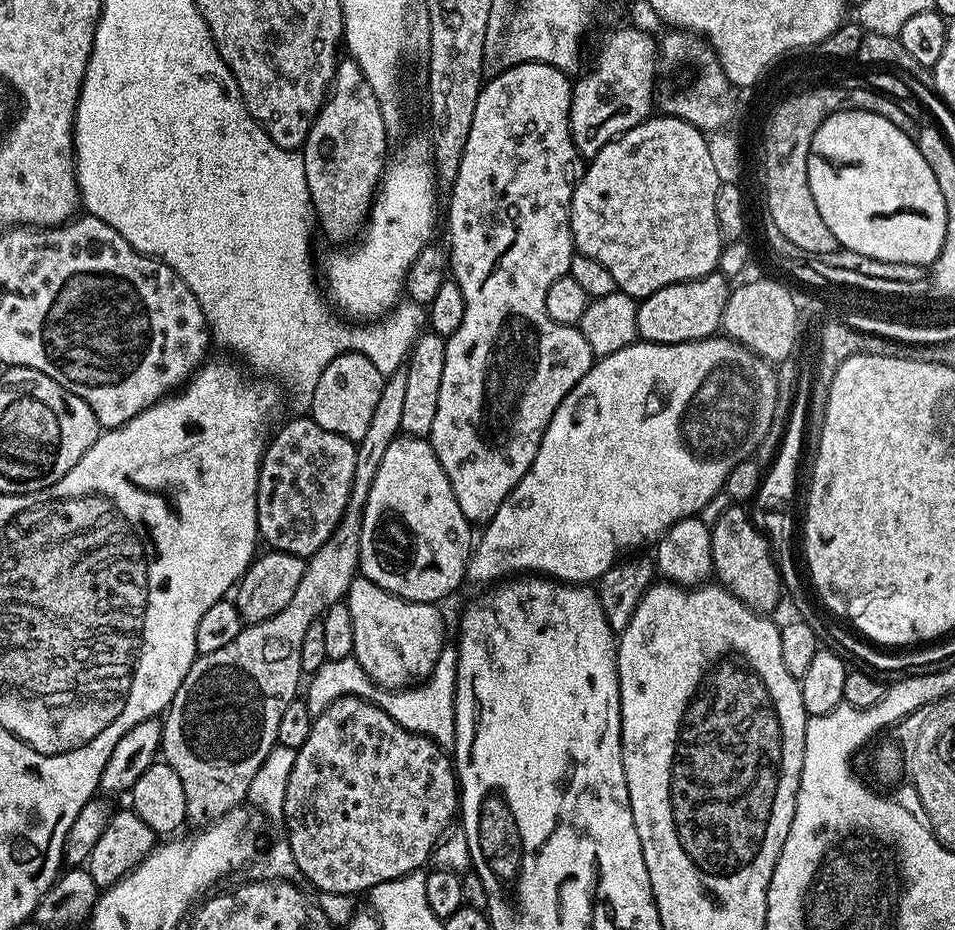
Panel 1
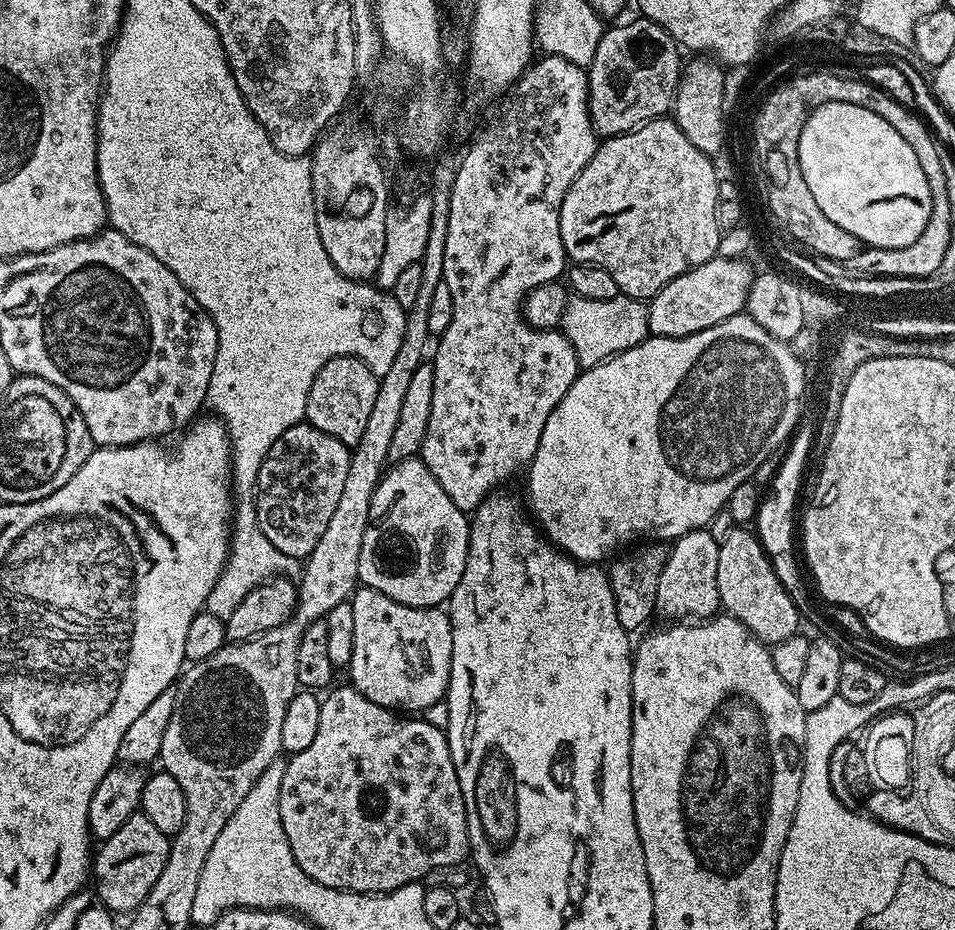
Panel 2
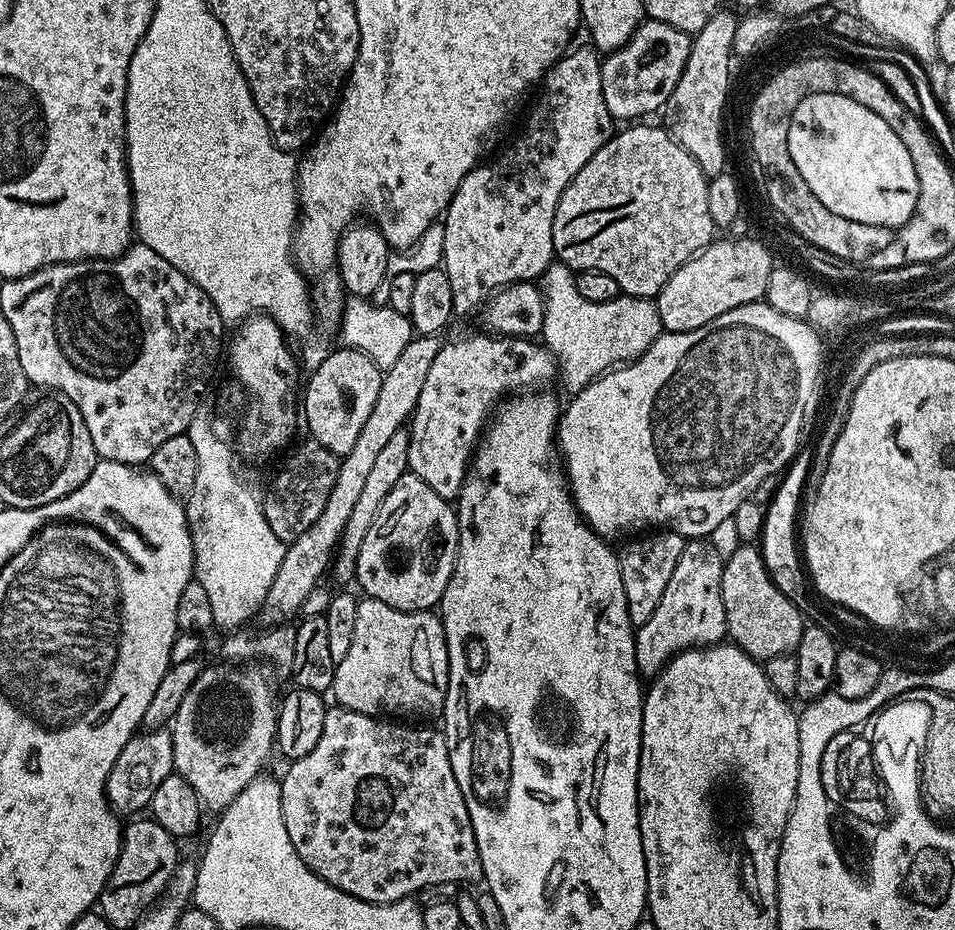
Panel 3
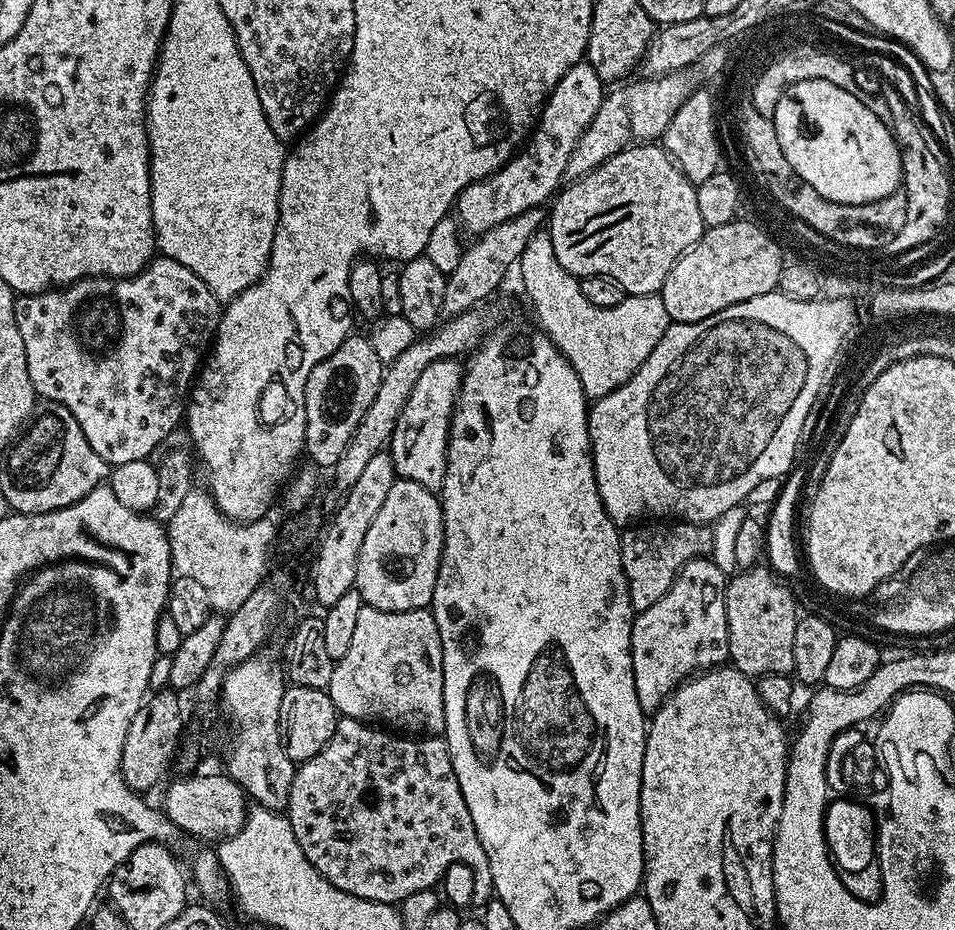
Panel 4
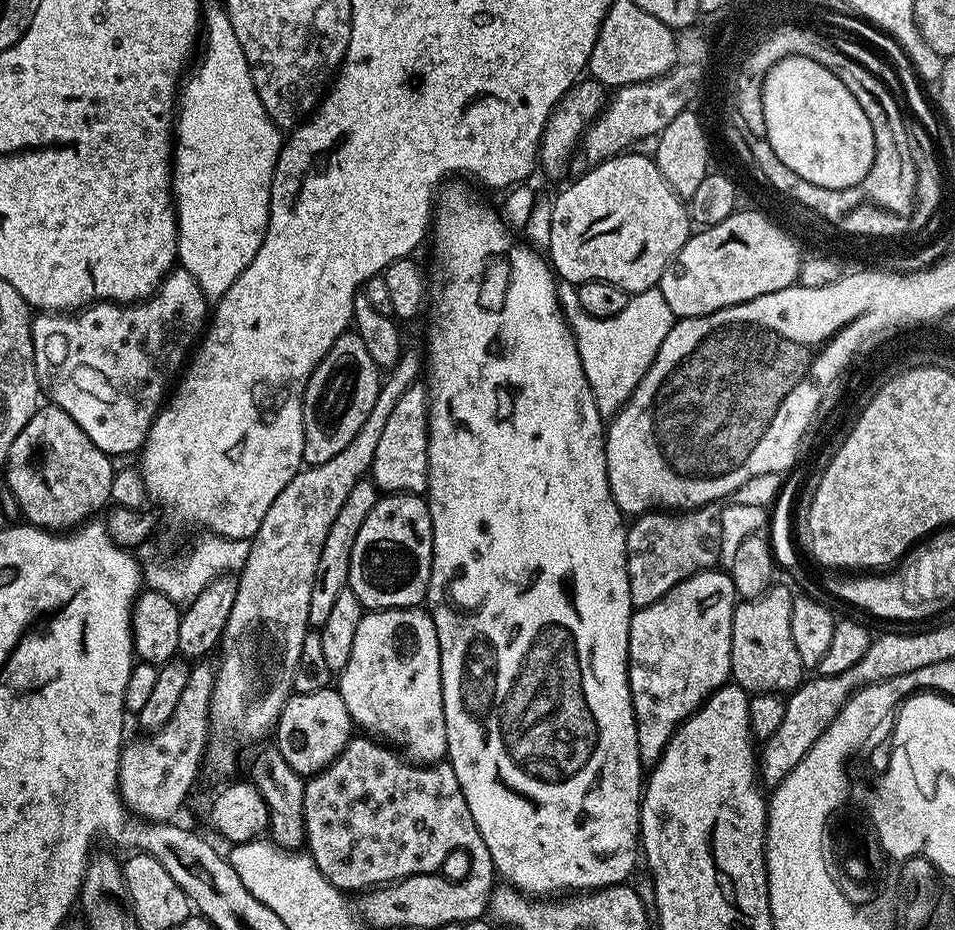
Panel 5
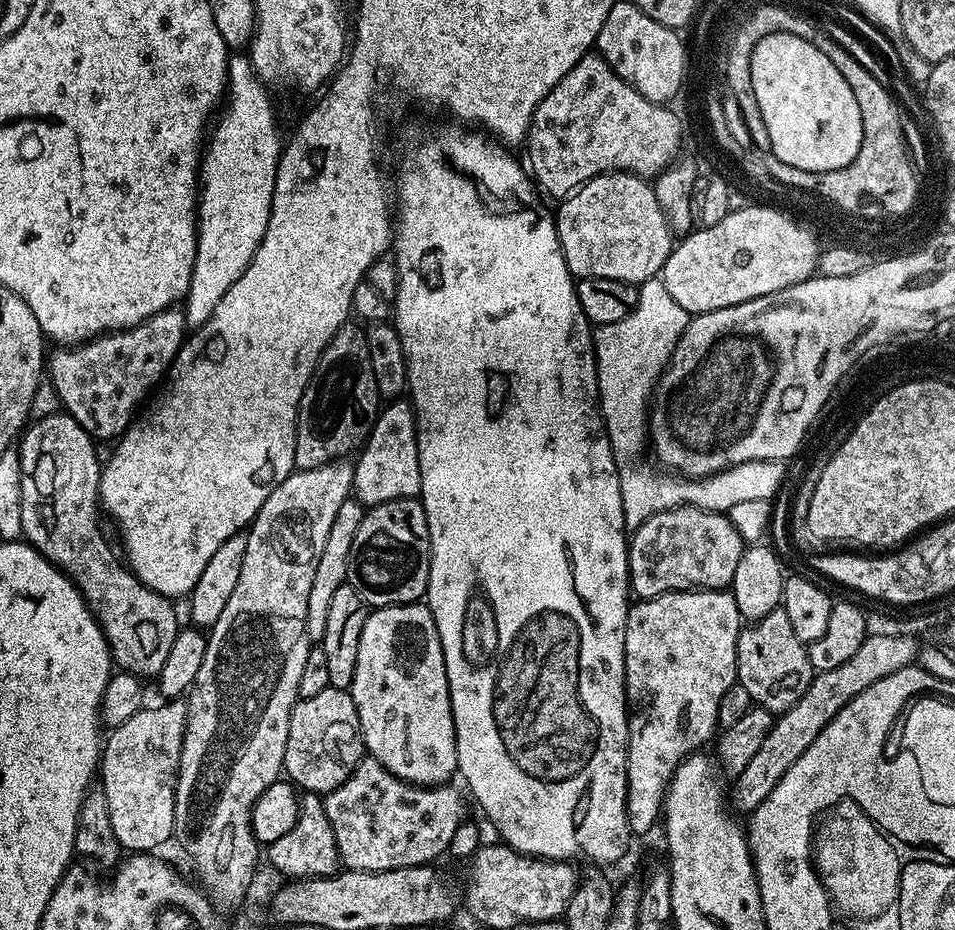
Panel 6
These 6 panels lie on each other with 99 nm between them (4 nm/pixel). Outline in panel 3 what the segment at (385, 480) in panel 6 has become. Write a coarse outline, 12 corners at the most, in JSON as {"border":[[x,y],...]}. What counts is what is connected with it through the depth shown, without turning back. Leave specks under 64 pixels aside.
{"border":[[528,338],[441,343],[410,418],[408,471],[455,501],[506,394],[556,357]]}

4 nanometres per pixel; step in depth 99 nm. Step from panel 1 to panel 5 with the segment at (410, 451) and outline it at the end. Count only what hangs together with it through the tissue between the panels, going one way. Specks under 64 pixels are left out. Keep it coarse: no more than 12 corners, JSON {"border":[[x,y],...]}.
{"border":[[384,494],[350,554],[368,610],[425,603],[432,523],[420,494]]}

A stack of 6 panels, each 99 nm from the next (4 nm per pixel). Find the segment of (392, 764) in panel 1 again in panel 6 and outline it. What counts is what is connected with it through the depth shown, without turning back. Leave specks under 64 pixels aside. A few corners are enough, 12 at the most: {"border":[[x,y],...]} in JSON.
{"border":[[371,758],[323,802],[341,865],[431,865],[466,820],[452,786]]}

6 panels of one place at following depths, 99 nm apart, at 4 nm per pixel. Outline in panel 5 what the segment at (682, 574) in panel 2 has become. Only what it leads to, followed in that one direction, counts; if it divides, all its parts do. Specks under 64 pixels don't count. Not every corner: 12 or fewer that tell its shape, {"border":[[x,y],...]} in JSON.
{"border":[[727,571],[632,613],[641,765],[732,675]]}

